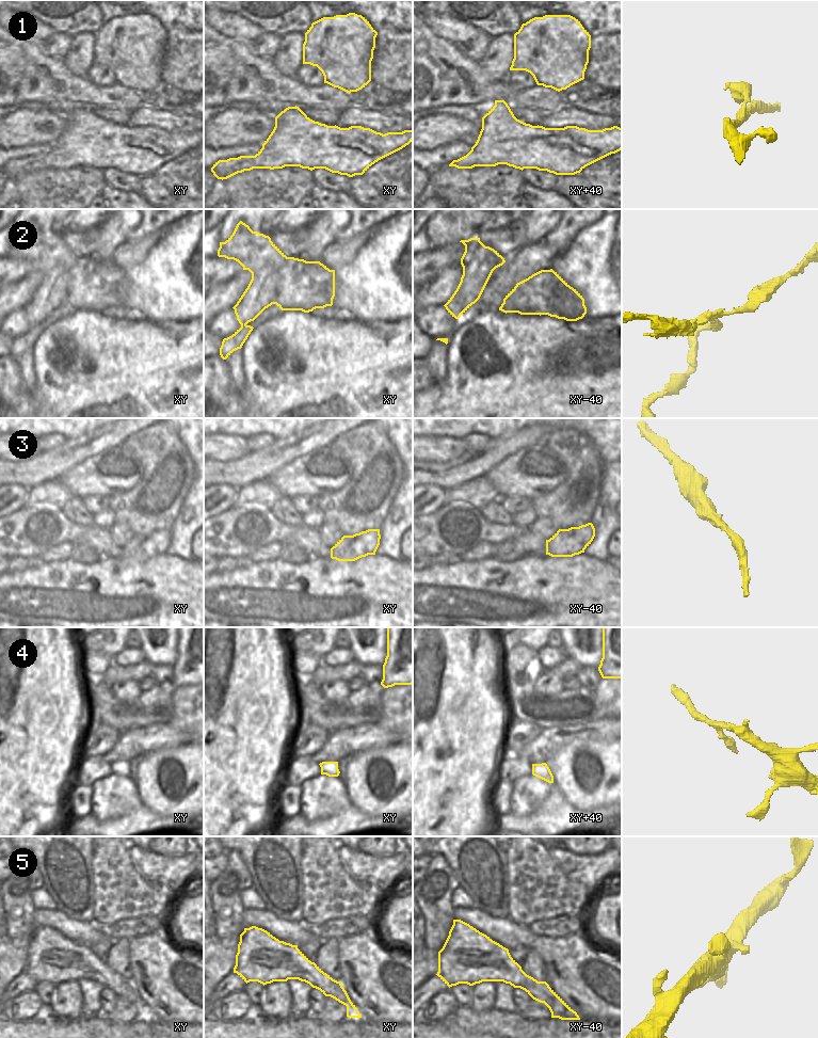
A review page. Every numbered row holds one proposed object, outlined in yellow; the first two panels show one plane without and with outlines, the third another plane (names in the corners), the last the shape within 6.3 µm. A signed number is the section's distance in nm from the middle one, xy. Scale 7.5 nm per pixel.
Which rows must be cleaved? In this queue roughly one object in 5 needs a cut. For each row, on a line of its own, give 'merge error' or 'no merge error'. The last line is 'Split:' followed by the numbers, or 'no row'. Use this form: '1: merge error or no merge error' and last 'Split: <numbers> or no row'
1: no merge error
2: merge error
3: no merge error
4: no merge error
5: no merge error
Split: 2

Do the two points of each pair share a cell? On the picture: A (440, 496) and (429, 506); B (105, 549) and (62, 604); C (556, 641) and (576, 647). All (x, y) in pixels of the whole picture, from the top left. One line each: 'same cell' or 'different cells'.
A: same cell
B: different cells
C: different cells

